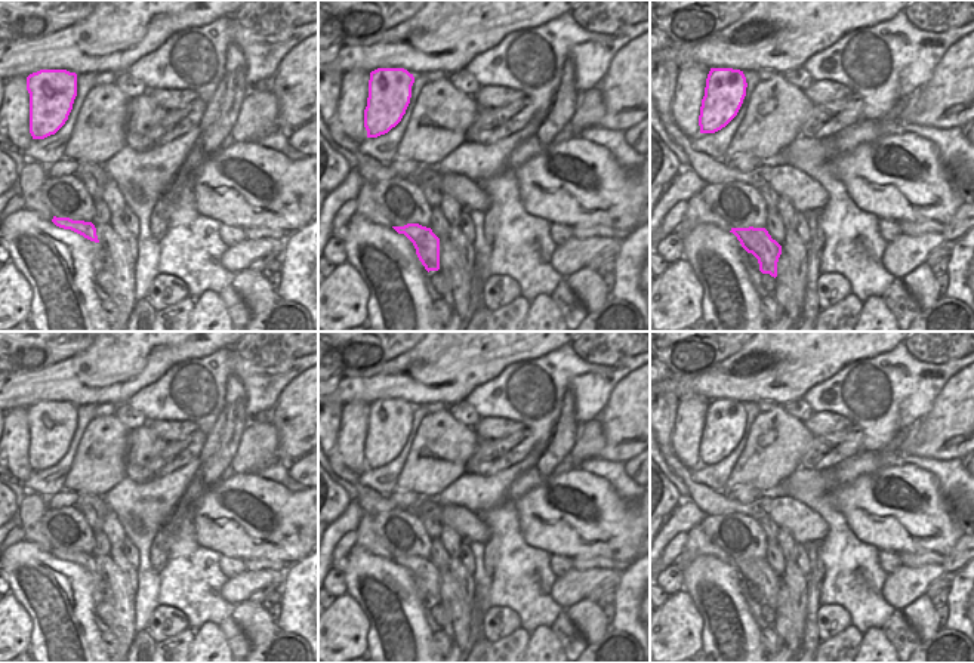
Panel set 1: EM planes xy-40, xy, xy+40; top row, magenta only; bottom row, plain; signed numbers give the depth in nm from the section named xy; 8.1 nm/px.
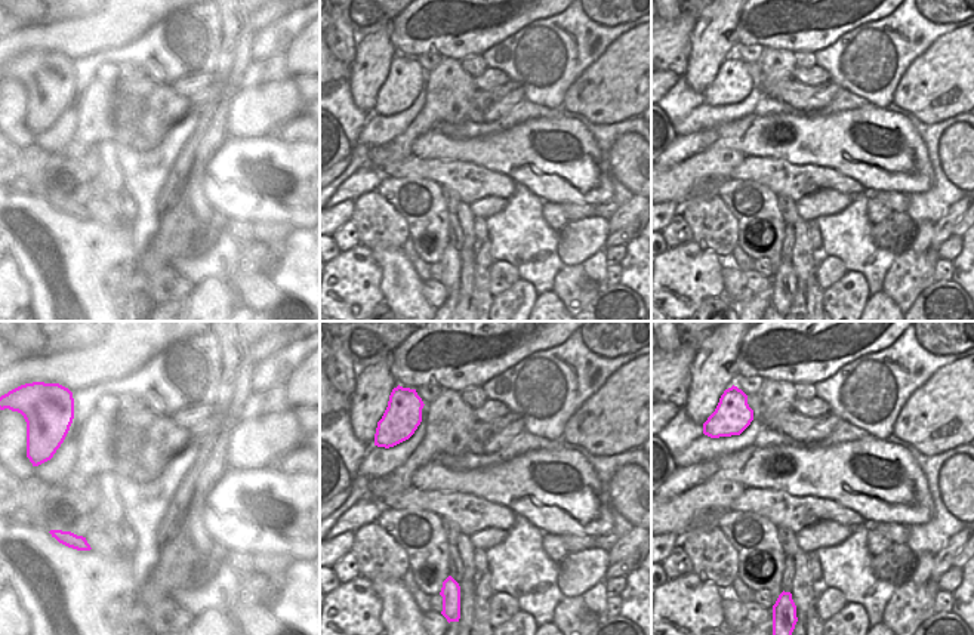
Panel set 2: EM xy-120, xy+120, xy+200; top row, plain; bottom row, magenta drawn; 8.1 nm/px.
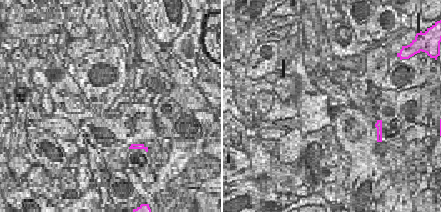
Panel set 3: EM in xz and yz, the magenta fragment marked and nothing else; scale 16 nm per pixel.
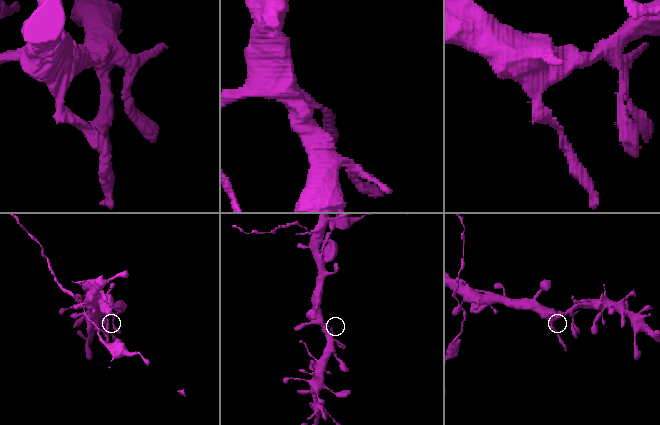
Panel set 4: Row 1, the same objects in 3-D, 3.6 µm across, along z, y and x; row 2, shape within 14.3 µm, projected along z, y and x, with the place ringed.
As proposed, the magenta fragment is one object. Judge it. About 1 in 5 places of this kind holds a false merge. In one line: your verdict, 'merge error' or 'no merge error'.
no merge error

